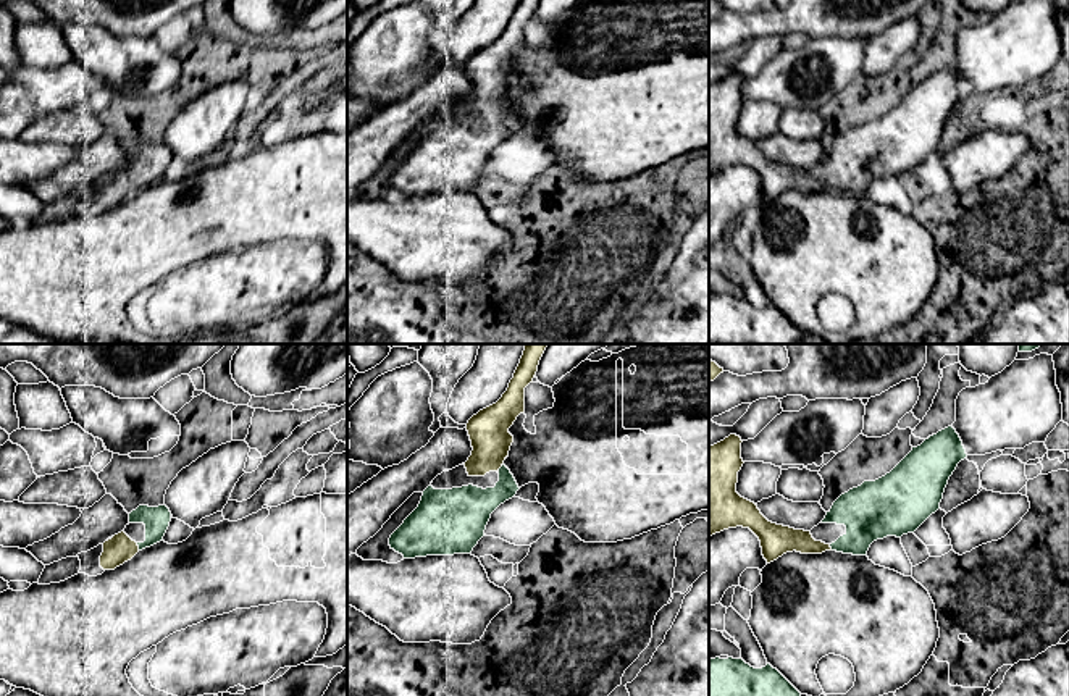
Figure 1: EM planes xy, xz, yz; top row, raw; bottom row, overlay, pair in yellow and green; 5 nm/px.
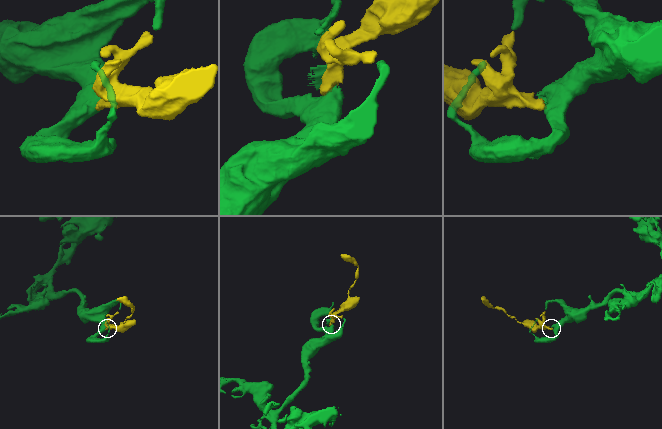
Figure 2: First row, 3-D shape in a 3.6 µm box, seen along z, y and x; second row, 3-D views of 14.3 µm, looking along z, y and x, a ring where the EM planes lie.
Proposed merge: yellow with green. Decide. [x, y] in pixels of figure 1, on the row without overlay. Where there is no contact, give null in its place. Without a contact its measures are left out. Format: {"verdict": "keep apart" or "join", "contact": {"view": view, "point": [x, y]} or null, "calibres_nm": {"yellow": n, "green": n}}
{"verdict": "join", "contact": {"view": "xz", "point": [501, 104]}, "calibres_nm": {"yellow": 200, "green": 200}}

